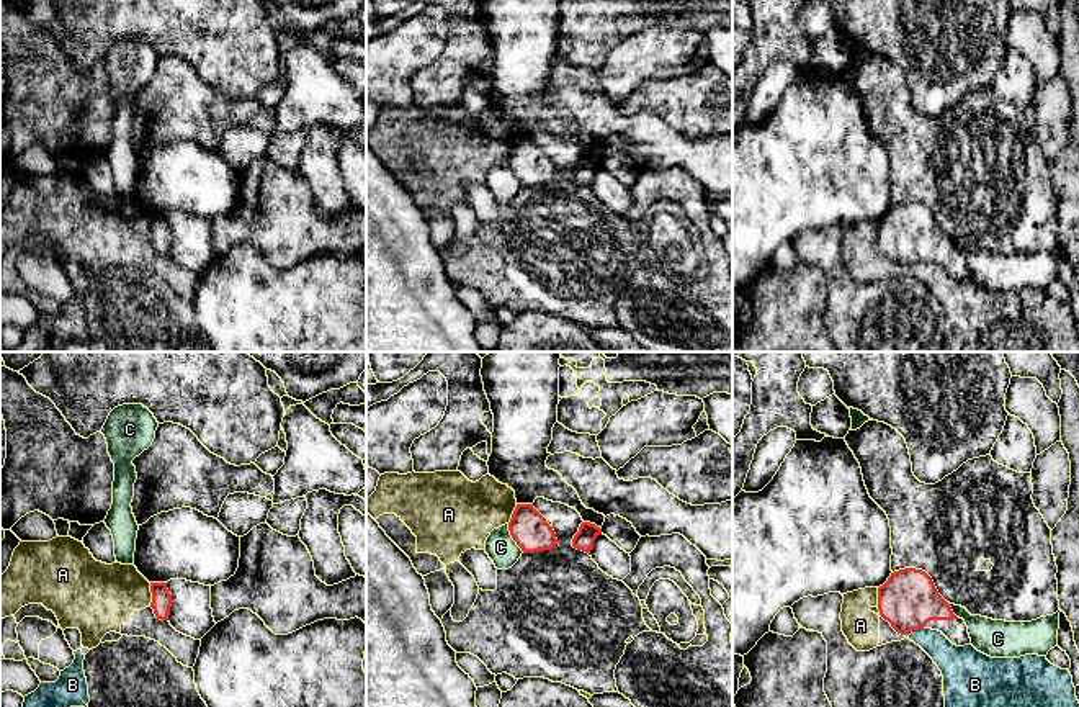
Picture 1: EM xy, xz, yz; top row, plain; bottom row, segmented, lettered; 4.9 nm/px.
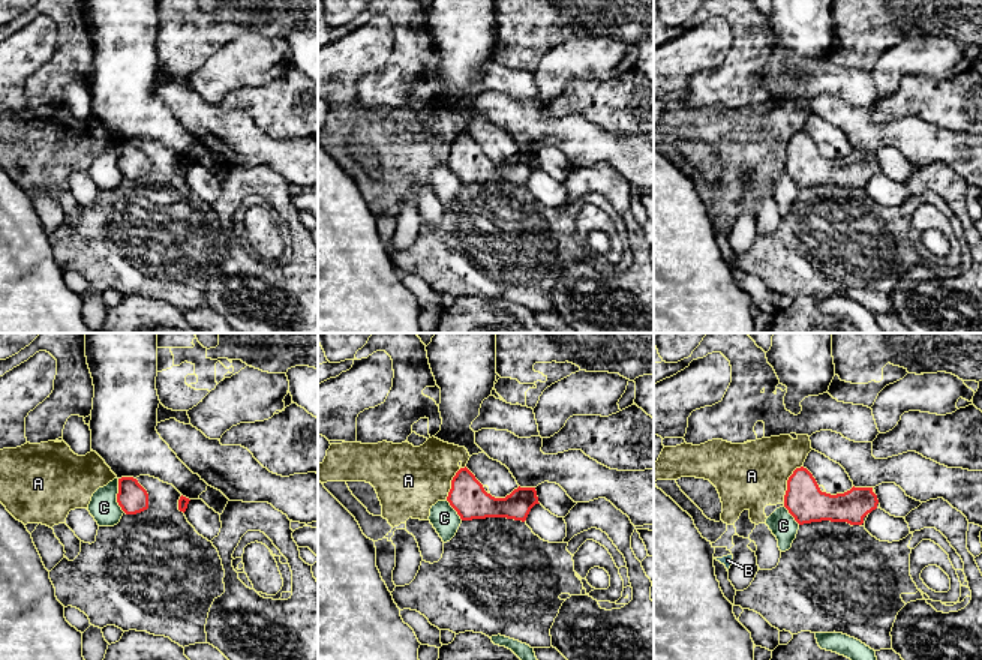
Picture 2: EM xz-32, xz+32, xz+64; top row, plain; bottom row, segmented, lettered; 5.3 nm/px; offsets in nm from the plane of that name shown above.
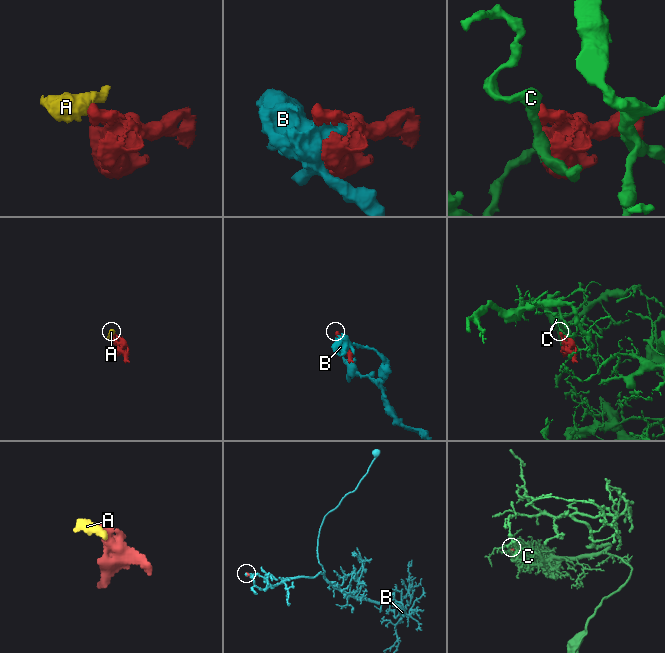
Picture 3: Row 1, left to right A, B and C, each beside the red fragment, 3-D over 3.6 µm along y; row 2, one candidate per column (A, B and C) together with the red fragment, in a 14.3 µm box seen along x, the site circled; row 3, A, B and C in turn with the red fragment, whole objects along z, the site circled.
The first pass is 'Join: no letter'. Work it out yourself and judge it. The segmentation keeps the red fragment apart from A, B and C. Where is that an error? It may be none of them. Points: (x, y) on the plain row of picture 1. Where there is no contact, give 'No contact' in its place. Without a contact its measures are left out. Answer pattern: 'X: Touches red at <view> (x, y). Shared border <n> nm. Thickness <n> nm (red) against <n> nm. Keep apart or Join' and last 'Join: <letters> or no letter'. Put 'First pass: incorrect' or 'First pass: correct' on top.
First pass: correct
A: Touches red at xy (152, 228). Shared border 120 nm. Thickness 100 nm (red) against 320 nm. Keep apart
B: Touches red at yz (917, 262). Shared border 60 nm. Thickness 280 nm (red) against 160 nm. Keep apart
C: Touches red at xz (512, 171). Shared border 170 nm. Thickness 180 nm (red) against 150 nm. Keep apart
Join: no letter

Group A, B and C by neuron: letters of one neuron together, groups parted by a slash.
A B / C

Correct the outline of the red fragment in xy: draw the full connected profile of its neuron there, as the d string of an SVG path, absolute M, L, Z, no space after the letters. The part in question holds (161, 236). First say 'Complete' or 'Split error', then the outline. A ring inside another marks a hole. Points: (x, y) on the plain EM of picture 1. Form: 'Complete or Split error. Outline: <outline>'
Complete. Outline: M150 216L152 236L150 241L160 254L168 254L172 227L167 223L167 216Z

